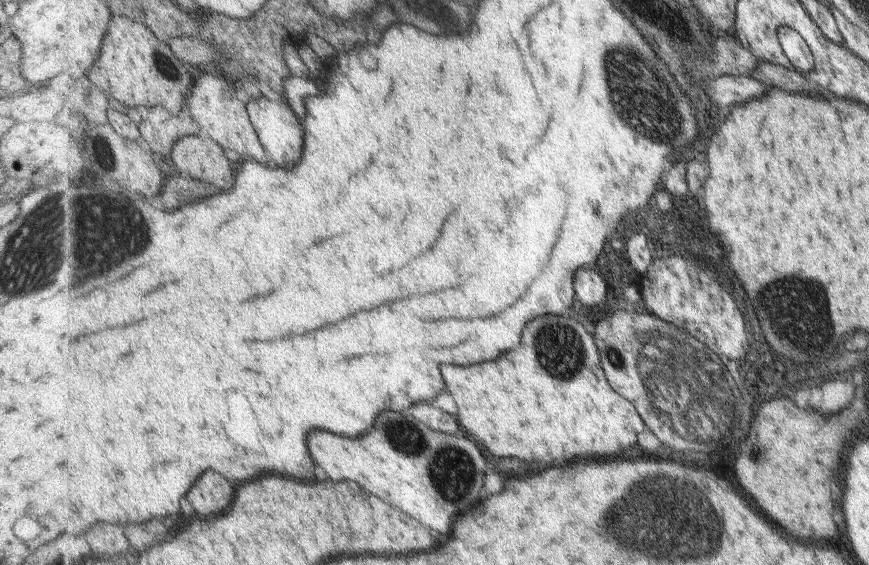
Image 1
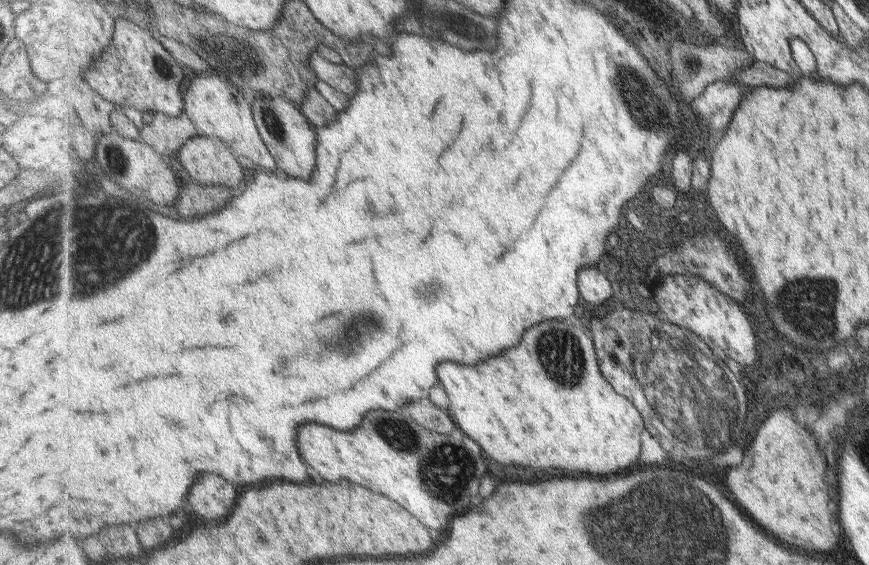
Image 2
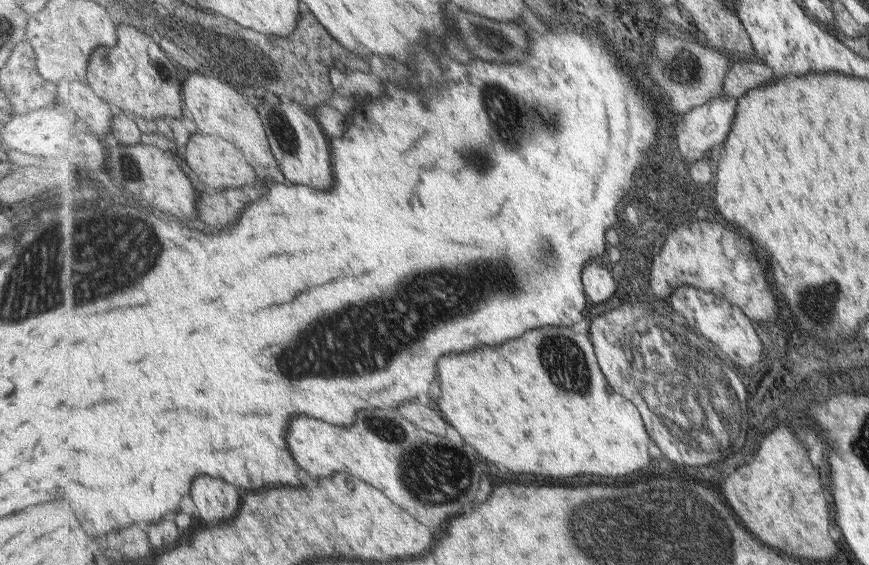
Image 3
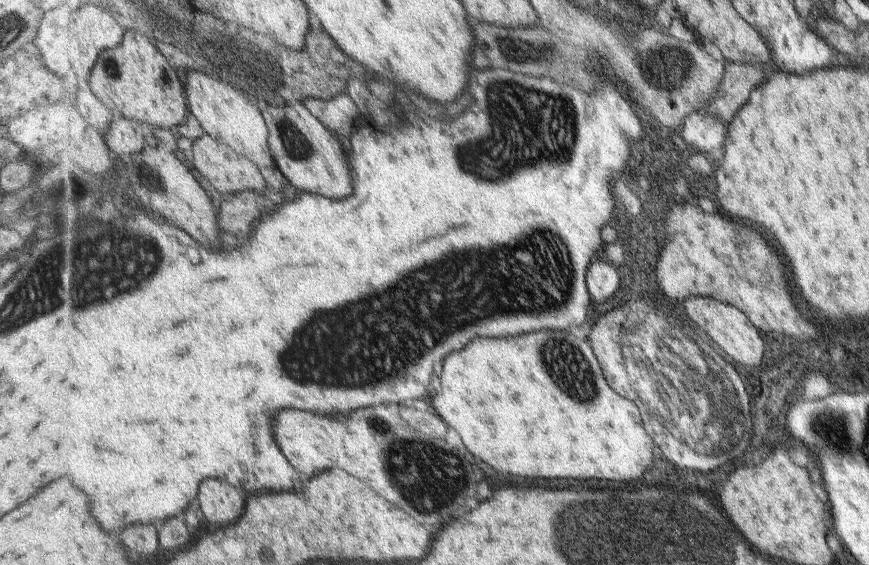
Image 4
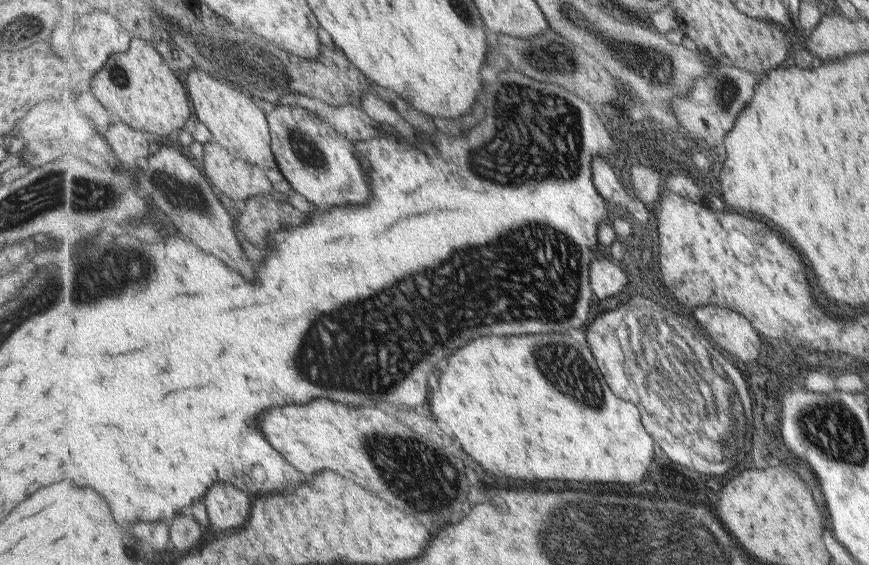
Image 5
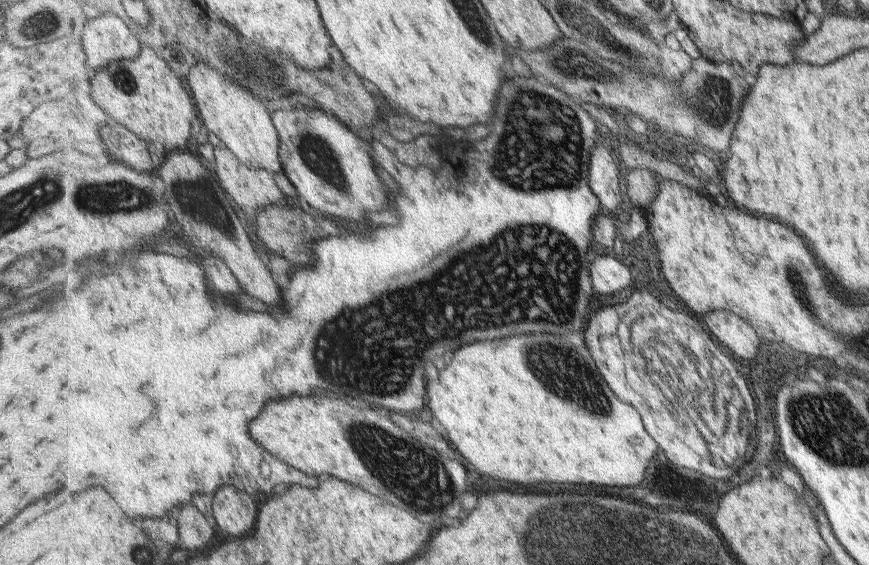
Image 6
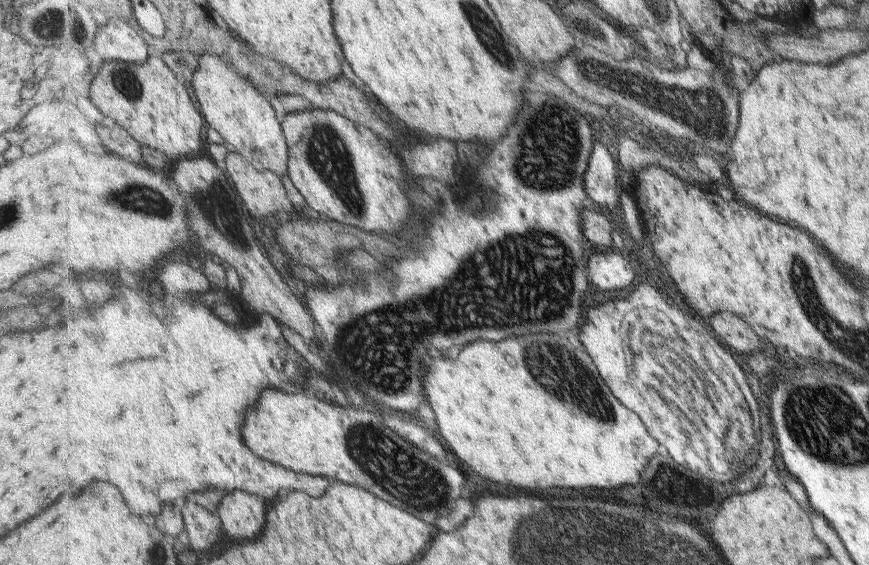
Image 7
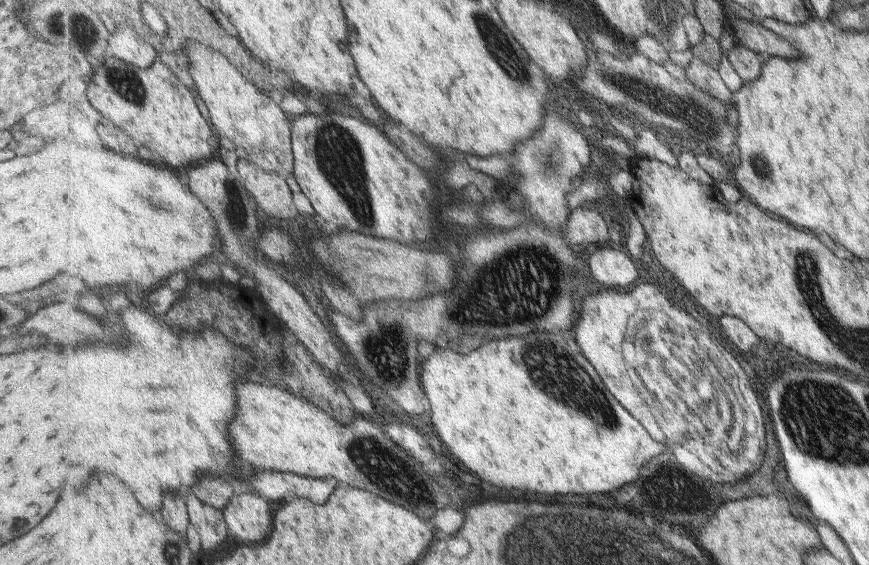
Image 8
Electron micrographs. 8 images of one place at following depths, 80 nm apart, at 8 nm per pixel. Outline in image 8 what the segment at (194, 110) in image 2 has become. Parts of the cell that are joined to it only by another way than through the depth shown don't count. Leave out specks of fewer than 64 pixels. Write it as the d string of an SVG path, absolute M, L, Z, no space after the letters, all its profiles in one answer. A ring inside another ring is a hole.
M190 41L185 54L191 62L190 75L194 78L196 90L211 110L210 118L219 136L241 146L253 162L264 165L285 178L293 175L293 118L287 118L283 108L269 94L249 82L221 52L198 41Z

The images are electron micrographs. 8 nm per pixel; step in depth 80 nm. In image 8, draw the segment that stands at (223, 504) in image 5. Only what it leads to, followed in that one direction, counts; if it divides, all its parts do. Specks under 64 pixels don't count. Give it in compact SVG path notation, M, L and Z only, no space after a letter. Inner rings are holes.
M239 490L224 510L230 534L243 542L267 542L273 528L269 502L259 492Z

